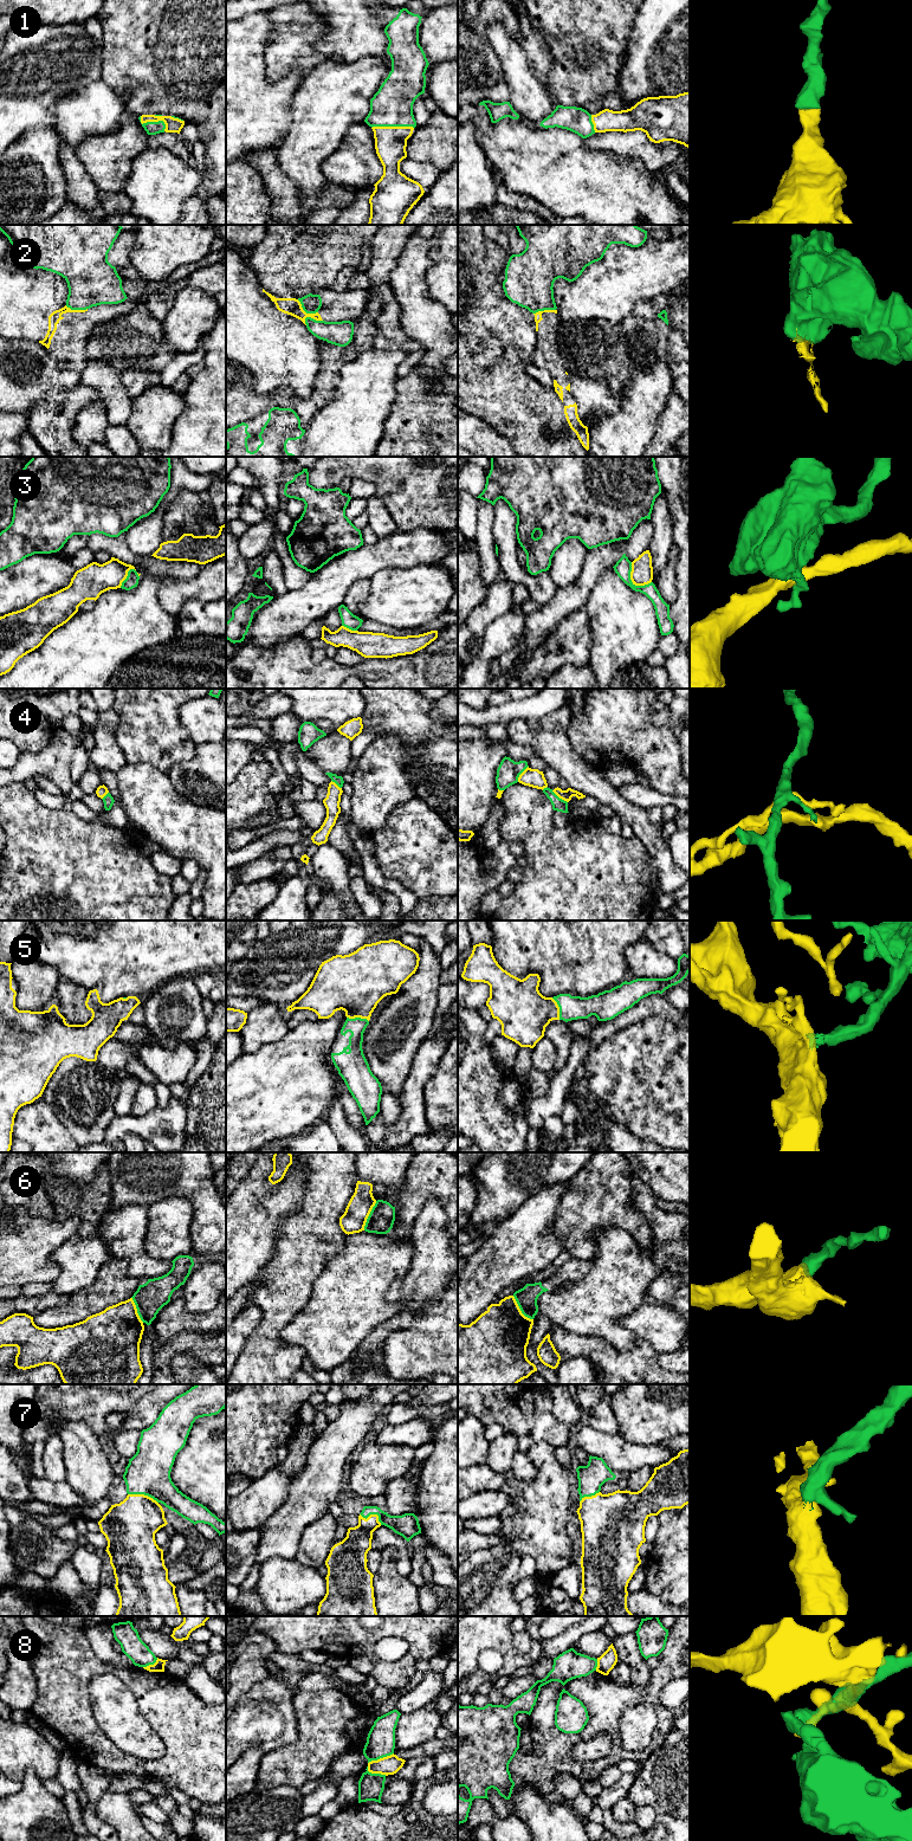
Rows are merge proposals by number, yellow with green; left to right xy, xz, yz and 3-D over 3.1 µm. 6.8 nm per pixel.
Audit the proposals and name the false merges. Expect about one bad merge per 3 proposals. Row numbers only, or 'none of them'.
2, 3, 4, 6, 8

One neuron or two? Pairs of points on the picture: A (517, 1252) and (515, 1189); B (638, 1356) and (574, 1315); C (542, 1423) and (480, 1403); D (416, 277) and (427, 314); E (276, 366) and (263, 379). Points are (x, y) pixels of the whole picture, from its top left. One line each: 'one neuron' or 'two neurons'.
A: two neurons
B: two neurons
C: one neuron
D: one neuron
E: one neuron

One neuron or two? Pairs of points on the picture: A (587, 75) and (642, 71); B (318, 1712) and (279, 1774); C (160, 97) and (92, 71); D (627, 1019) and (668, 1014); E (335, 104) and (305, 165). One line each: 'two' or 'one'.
A: two
B: one
C: two
D: one
E: one

